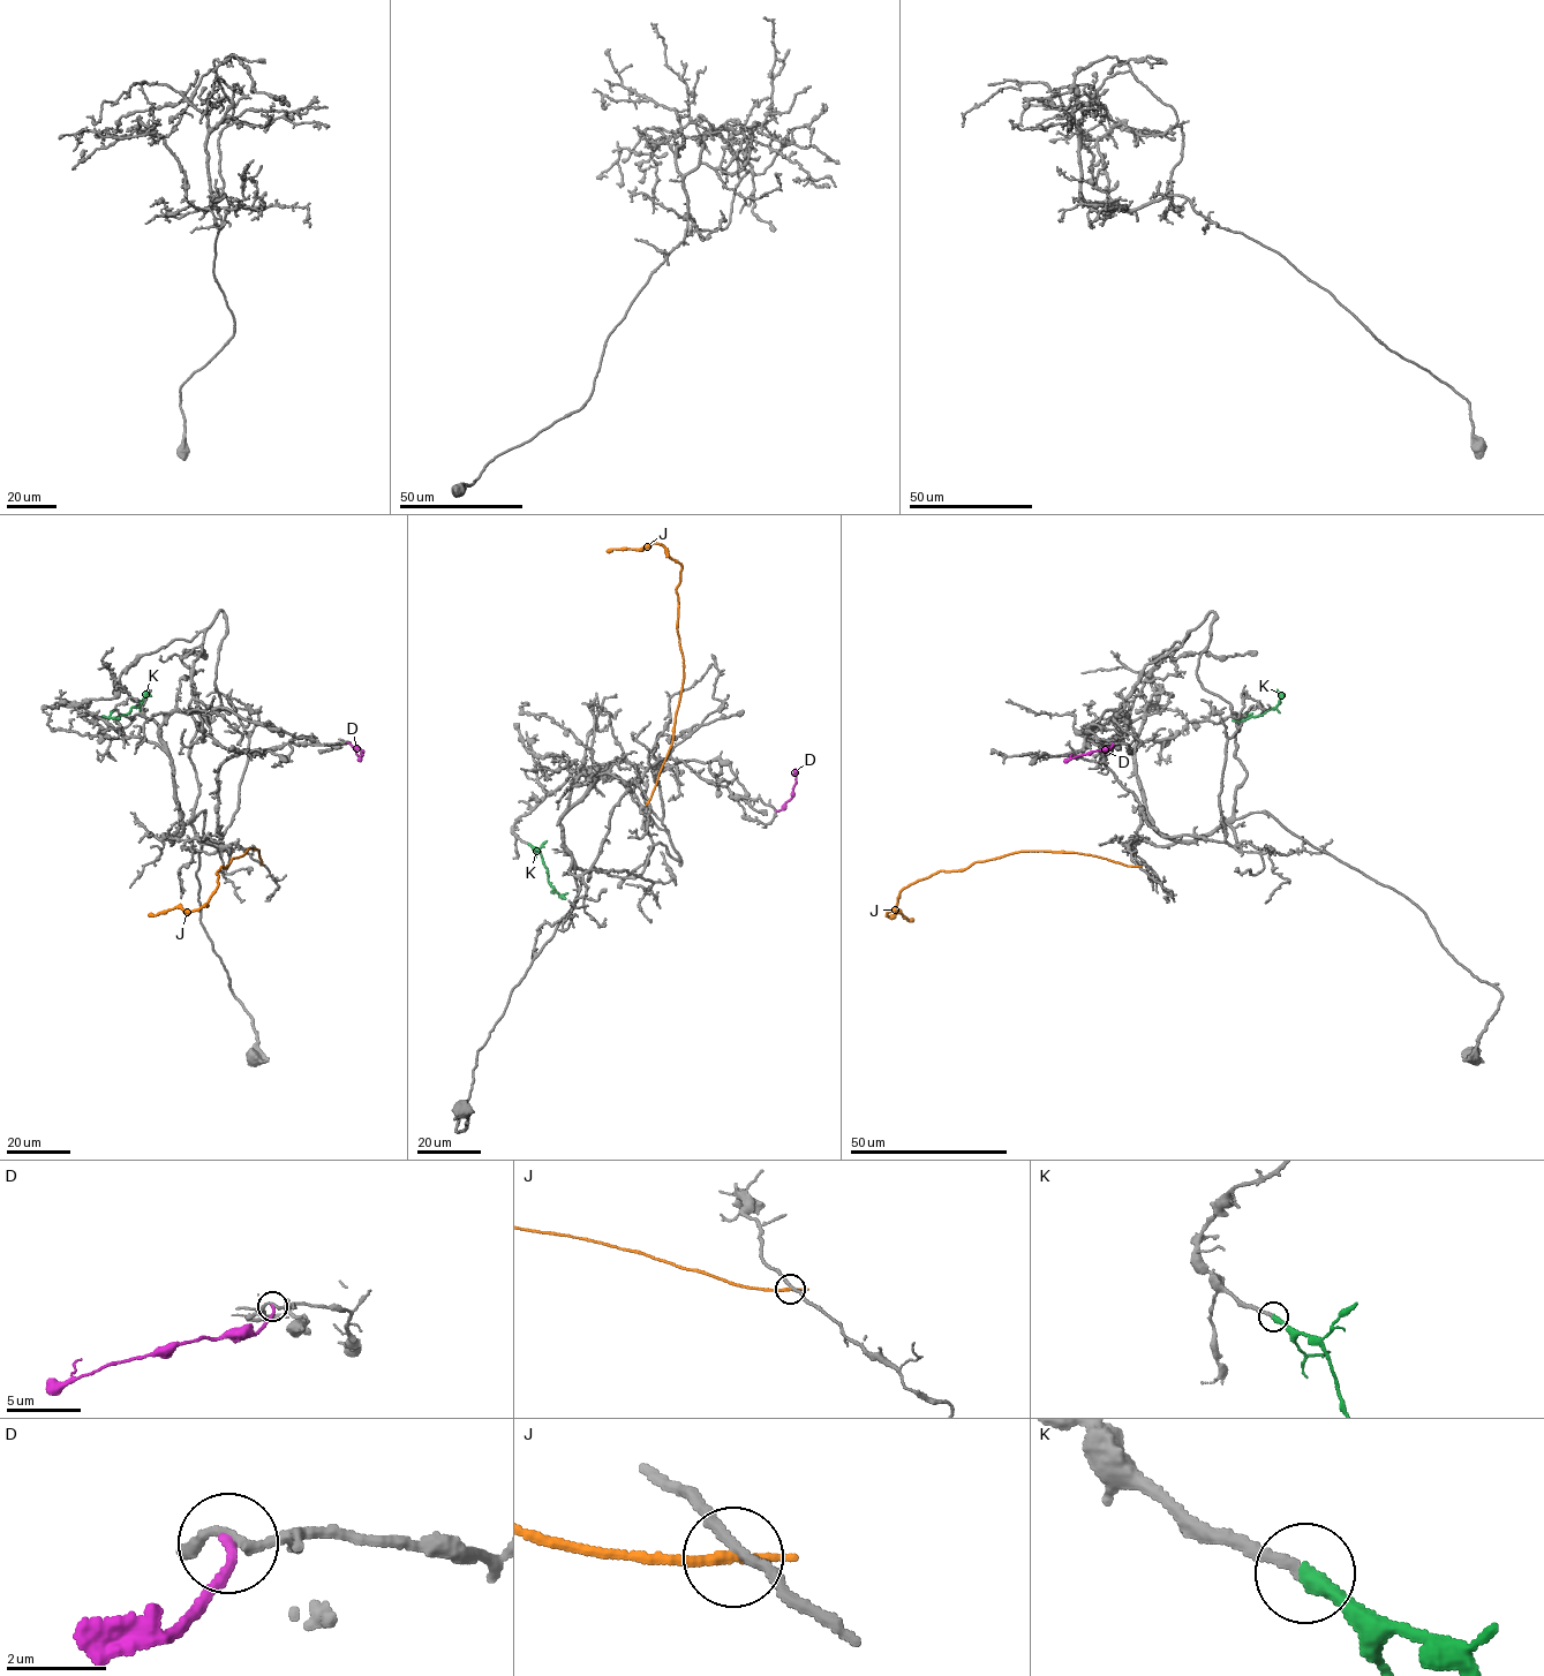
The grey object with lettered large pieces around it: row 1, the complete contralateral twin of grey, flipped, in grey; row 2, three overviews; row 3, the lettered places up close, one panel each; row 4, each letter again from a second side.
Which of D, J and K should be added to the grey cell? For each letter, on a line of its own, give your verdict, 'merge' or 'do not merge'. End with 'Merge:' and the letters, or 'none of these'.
D: do not merge
J: do not merge
K: merge
Merge: K

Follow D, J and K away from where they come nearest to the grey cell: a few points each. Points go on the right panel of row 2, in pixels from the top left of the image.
D: (1113, 744), (1108, 748), (1064, 762)
J: (1137, 866), (1077, 853), (1019, 851), (964, 869), (940, 870), (910, 884), (887, 915), (899, 912), (913, 919)
K: (1242, 719), (1274, 709), (1280, 697), (1277, 689)

